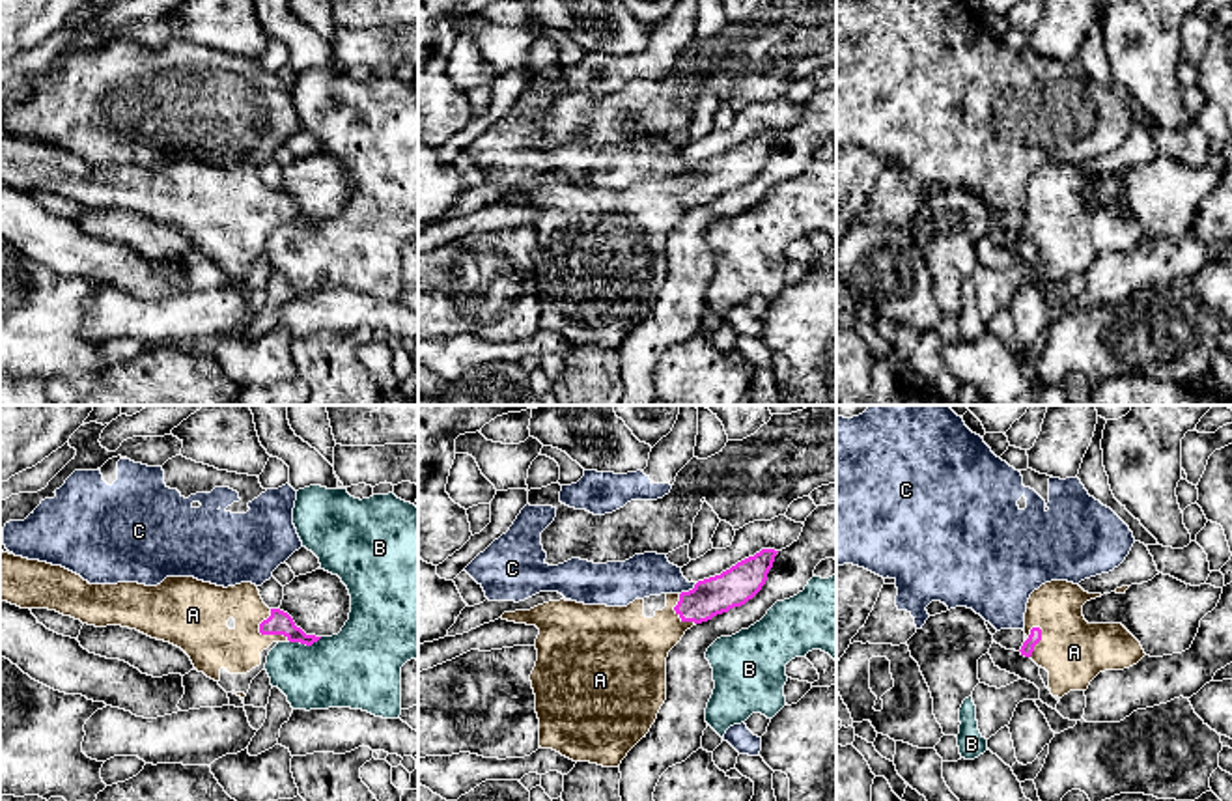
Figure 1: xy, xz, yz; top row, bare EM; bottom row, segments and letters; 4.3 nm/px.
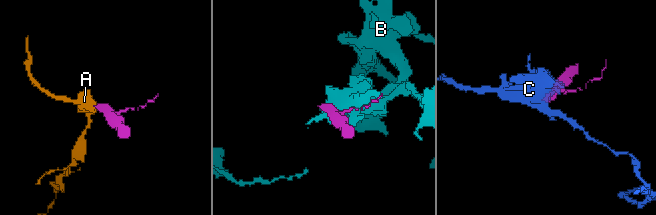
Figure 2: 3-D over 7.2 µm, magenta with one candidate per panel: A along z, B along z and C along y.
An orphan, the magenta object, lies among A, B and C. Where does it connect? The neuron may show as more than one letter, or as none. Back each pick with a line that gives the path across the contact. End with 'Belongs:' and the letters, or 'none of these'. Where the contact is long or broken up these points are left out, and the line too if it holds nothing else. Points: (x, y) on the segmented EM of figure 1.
A: way xy (279, 622), (264, 633), (249, 639), (206, 639)
Belongs: A

